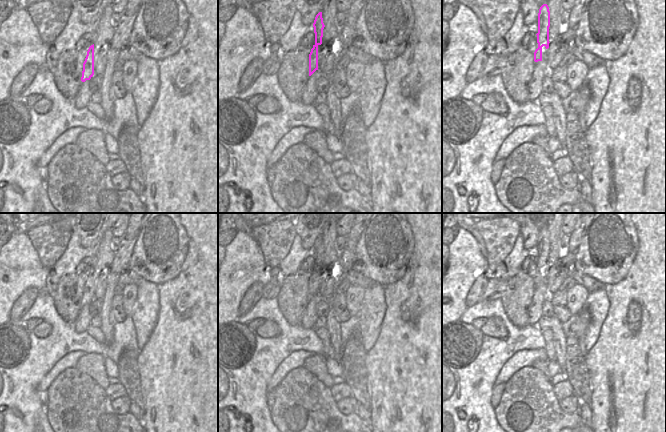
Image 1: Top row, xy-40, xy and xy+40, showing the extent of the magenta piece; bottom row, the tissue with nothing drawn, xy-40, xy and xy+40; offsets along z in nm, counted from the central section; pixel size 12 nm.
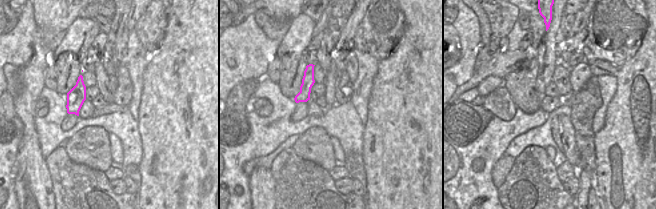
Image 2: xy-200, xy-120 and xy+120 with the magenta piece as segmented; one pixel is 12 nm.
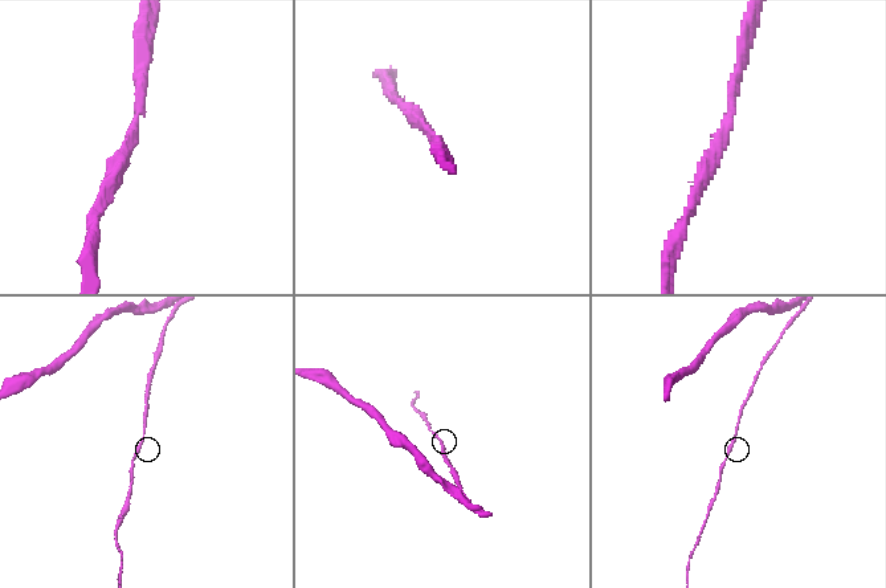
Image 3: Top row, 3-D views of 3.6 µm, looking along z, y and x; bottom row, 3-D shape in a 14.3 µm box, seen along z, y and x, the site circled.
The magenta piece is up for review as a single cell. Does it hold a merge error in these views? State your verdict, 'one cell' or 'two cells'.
one cell

